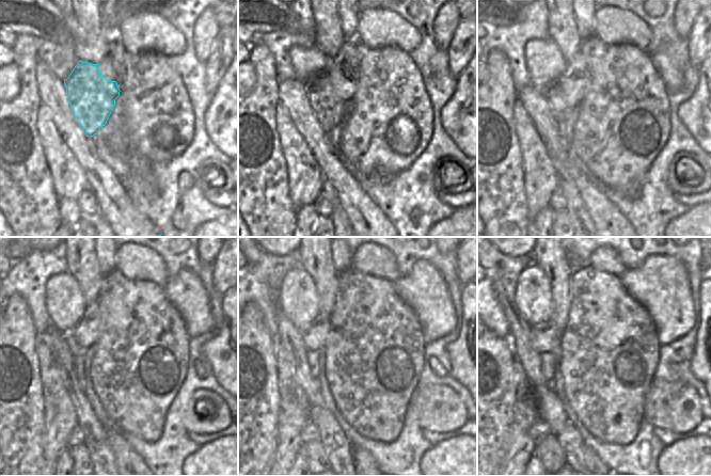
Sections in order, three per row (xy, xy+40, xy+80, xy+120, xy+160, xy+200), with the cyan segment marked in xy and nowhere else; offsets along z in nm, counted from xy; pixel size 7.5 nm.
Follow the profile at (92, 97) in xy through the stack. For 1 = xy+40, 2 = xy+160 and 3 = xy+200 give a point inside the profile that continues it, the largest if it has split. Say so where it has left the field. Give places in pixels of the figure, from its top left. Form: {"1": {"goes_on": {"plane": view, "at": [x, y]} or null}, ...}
{"1": {"goes_on": {"plane": "xy+40", "at": [330, 104]}}, "2": {"goes_on": {"plane": "xy+160", "at": [315, 344]}}, "3": {"goes_on": {"plane": "xy+200", "at": [554, 343]}}}

